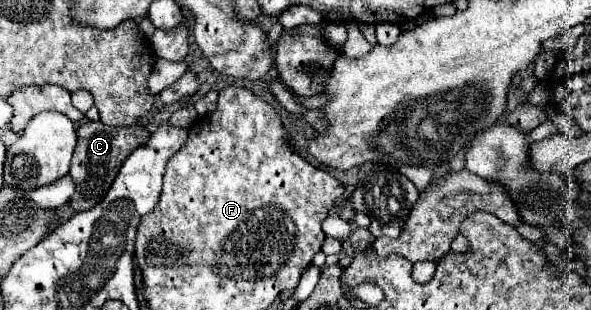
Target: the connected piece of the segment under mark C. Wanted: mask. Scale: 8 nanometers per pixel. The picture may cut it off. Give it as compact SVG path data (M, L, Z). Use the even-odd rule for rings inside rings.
M86 122L78 126L78 144L72 158L70 176L76 182L76 192L72 196L72 214L94 208L104 194L110 190L122 162L142 144L148 142L148 130L144 126L108 126L102 122Z

